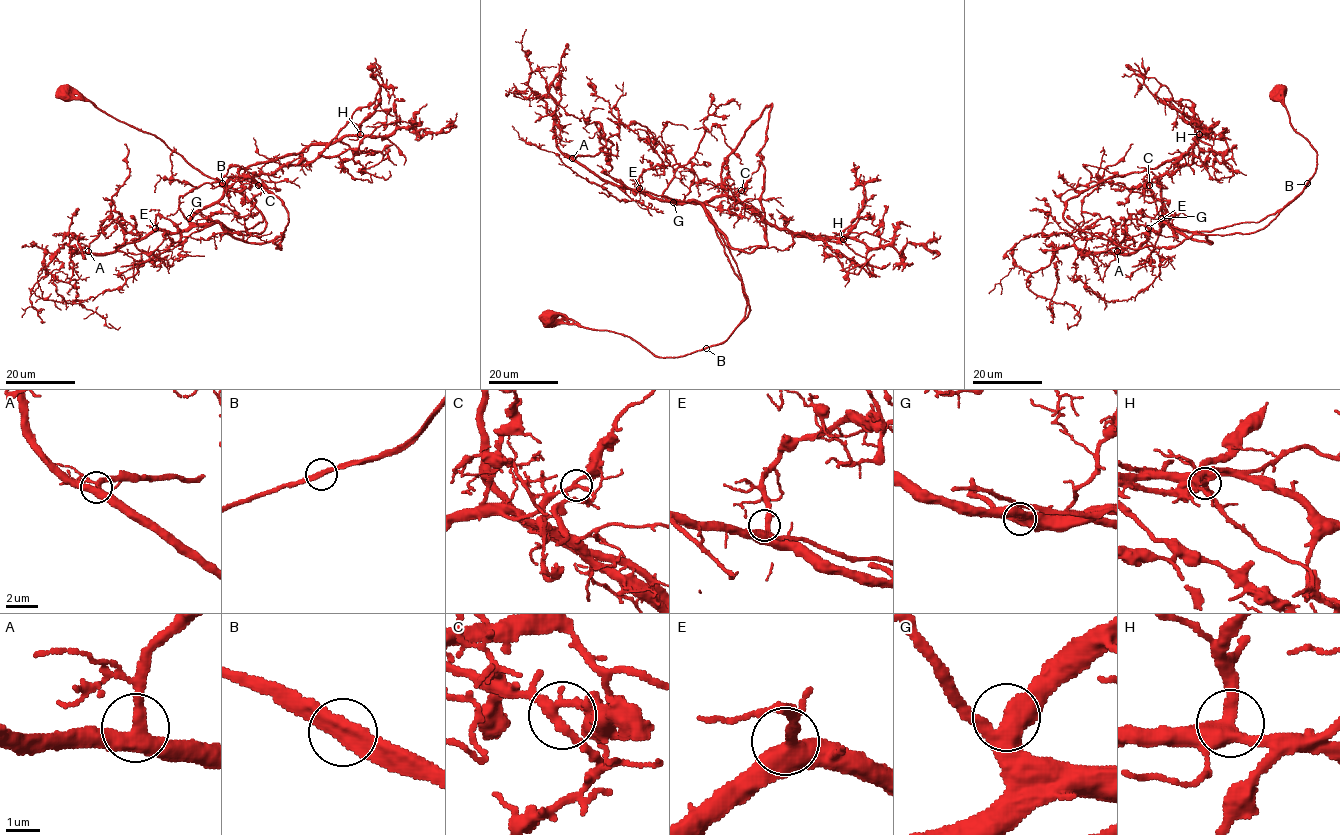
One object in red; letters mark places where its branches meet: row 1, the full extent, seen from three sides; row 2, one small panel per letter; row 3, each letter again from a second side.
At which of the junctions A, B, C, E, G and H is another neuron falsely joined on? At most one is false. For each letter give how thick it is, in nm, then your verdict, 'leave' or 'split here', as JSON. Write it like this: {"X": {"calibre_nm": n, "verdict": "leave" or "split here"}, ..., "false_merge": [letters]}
{"A": {"calibre_nm": 400, "verdict": "leave"}, "B": {"calibre_nm": 400, "verdict": "split here"}, "C": {"calibre_nm": 240, "verdict": "leave"}, "E": {"calibre_nm": 400, "verdict": "leave"}, "G": {"calibre_nm": 440, "verdict": "leave"}, "H": {"calibre_nm": 400, "verdict": "leave"}, "false_merge": ["B"]}

